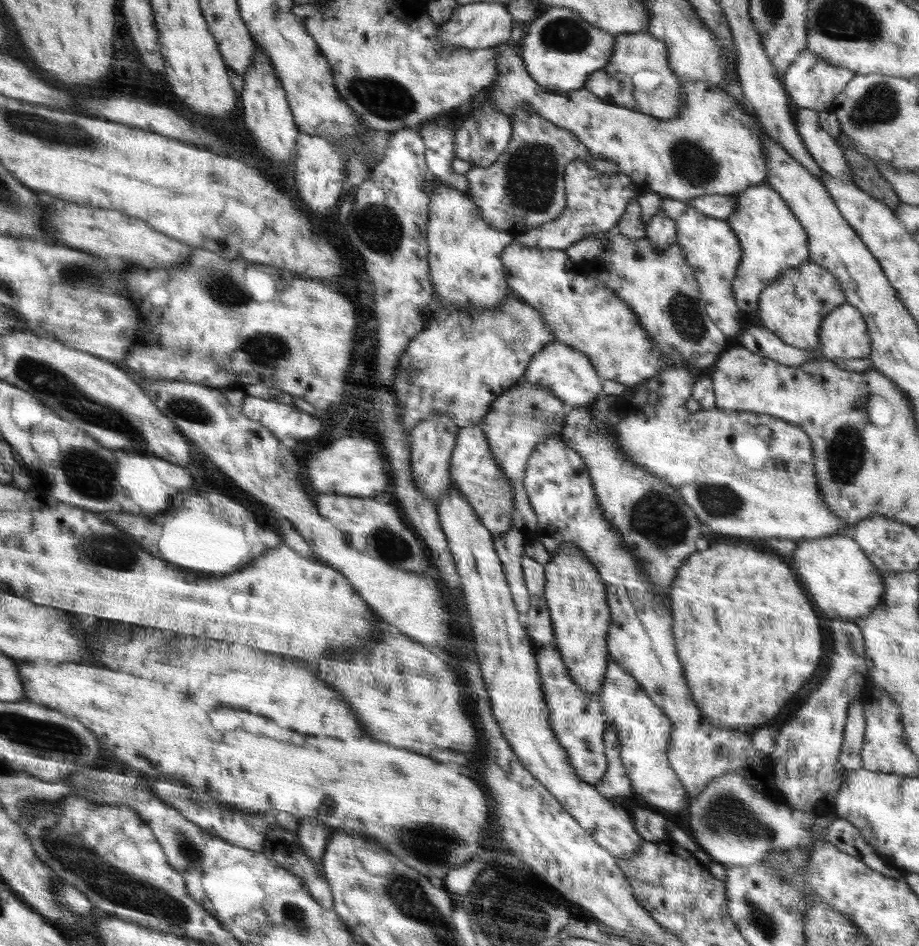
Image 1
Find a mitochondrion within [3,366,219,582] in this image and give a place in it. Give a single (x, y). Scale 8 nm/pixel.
(91, 474)

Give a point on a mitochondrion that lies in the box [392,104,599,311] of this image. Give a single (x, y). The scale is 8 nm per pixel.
(530, 177)

